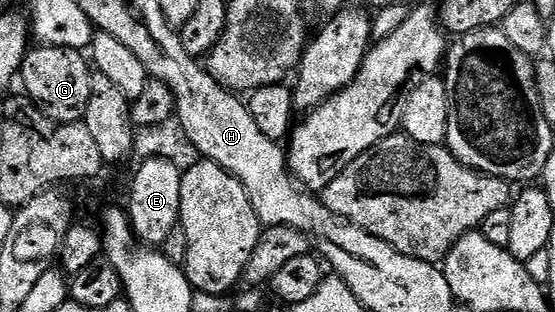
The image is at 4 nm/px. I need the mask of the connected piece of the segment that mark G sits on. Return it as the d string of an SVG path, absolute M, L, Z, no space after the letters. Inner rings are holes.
M37 45L25 55L19 83L25 86L24 94L40 107L50 121L64 125L84 120L87 101L91 101L93 76L90 60L82 52L70 47Z

